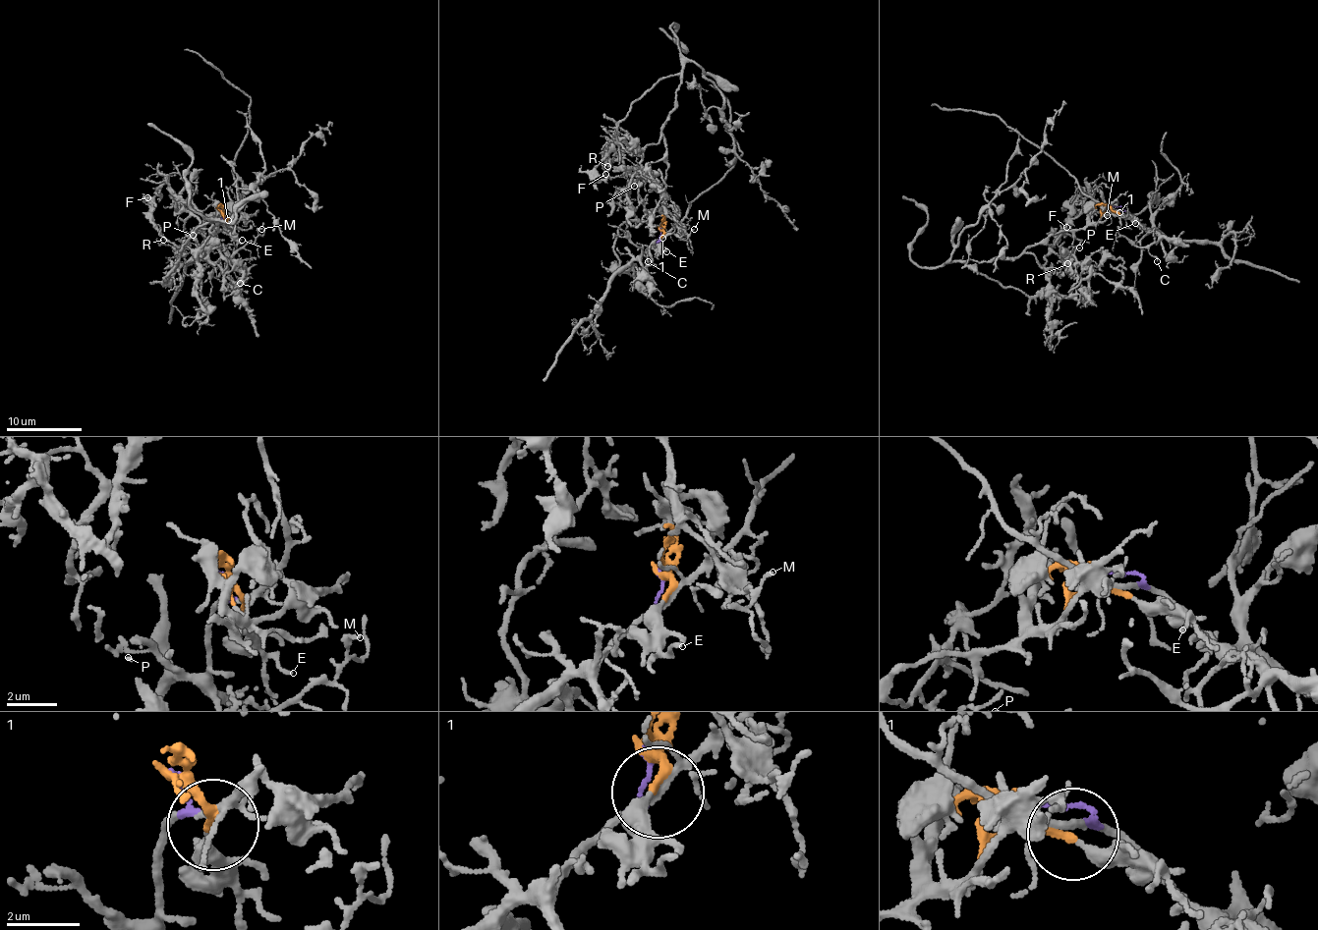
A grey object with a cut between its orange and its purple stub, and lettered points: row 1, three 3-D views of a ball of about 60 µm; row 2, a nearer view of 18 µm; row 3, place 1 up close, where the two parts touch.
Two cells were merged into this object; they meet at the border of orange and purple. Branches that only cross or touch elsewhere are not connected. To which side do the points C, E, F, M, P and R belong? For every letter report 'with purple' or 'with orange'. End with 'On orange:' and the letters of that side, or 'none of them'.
C: with purple
E: with orange
F: with orange
M: with purple
P: with orange
R: with orange
On orange: E, F, P, R

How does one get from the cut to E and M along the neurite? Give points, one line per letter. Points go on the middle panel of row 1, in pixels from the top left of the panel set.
E: (659, 230), (663, 232), (659, 251), (667, 251)
M: (659, 230), (659, 241), (647, 249), (642, 264), (653, 259), (648, 246), (673, 234), (685, 240), (693, 229)

